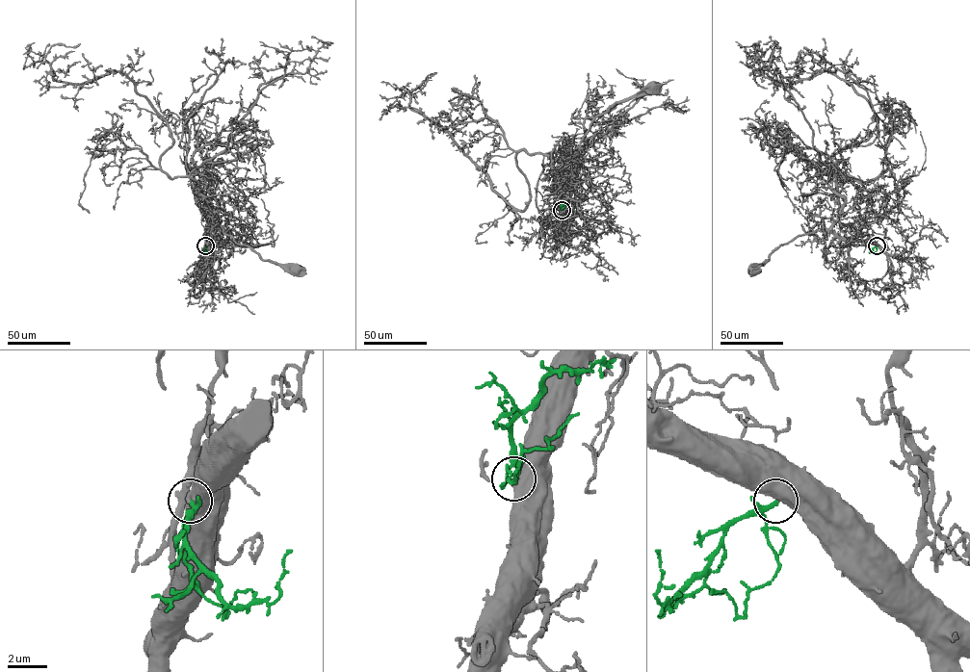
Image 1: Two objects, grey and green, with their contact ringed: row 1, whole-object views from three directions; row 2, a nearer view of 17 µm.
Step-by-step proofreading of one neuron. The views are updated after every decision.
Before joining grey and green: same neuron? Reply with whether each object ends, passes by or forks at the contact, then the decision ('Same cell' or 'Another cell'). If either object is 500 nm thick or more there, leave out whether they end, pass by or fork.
At the ring grey ends. At the ring green forks. Same cell

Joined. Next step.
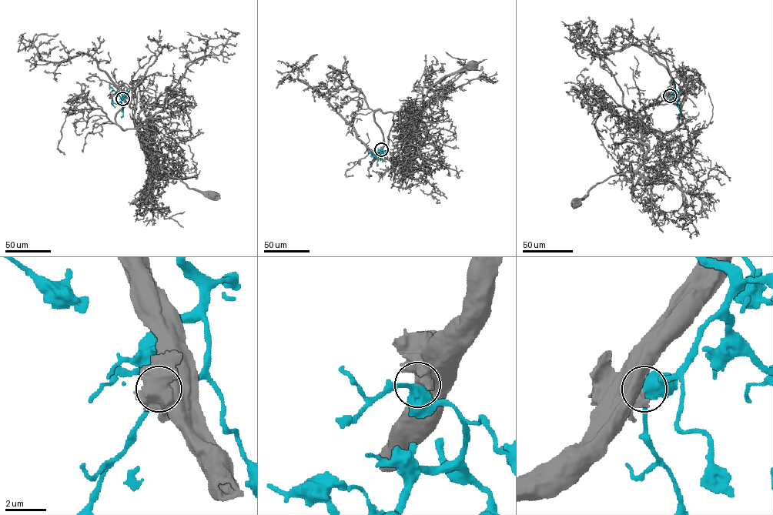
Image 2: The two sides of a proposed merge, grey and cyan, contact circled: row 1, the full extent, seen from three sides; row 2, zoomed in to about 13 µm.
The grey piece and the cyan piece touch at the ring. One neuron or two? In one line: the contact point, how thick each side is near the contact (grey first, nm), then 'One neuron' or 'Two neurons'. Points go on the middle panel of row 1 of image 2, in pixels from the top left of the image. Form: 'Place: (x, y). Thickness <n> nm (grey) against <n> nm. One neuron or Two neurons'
Place: (381, 149). Thickness 500 nm (grey) against 500 nm. Two neurons

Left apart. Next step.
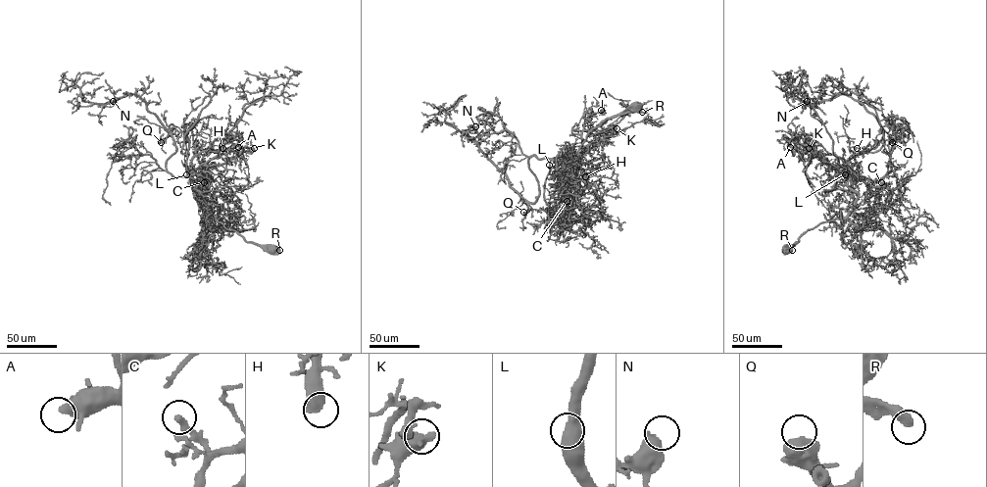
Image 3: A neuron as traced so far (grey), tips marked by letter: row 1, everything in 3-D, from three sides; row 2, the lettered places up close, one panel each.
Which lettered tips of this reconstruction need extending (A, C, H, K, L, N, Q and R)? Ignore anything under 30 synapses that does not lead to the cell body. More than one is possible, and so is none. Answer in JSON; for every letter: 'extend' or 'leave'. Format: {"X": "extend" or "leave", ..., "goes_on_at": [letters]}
{"A": "leave", "C": "leave", "H": "extend", "K": "leave", "L": "leave", "N": "leave", "Q": "leave", "R": "leave", "goes_on_at": ["H"]}

